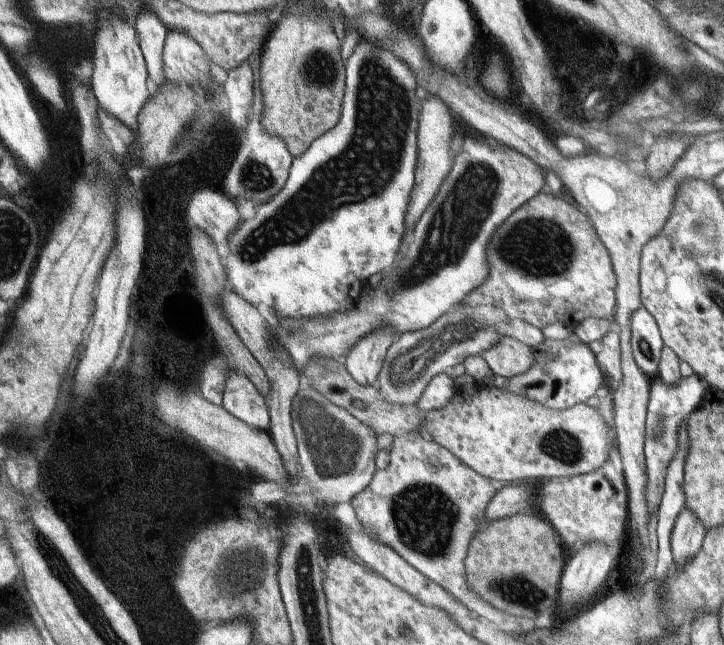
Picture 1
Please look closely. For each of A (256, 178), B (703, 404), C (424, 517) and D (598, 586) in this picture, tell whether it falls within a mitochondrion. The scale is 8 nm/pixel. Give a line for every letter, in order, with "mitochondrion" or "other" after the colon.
A: mitochondrion
B: other
C: mitochondrion
D: other

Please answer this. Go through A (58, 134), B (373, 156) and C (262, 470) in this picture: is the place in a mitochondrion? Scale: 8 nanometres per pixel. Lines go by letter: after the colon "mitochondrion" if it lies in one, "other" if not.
A: other
B: mitochondrion
C: other

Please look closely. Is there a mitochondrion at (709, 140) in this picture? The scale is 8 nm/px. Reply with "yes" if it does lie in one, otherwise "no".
no

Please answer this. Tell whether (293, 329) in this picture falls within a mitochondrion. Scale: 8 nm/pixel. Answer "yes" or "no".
yes

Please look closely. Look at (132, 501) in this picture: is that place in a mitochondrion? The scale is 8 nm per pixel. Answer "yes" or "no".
yes

